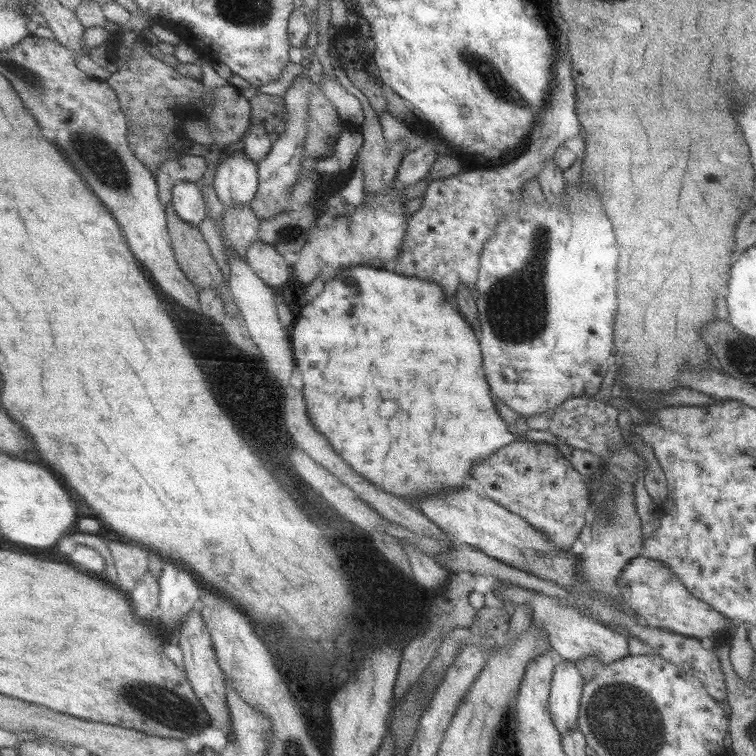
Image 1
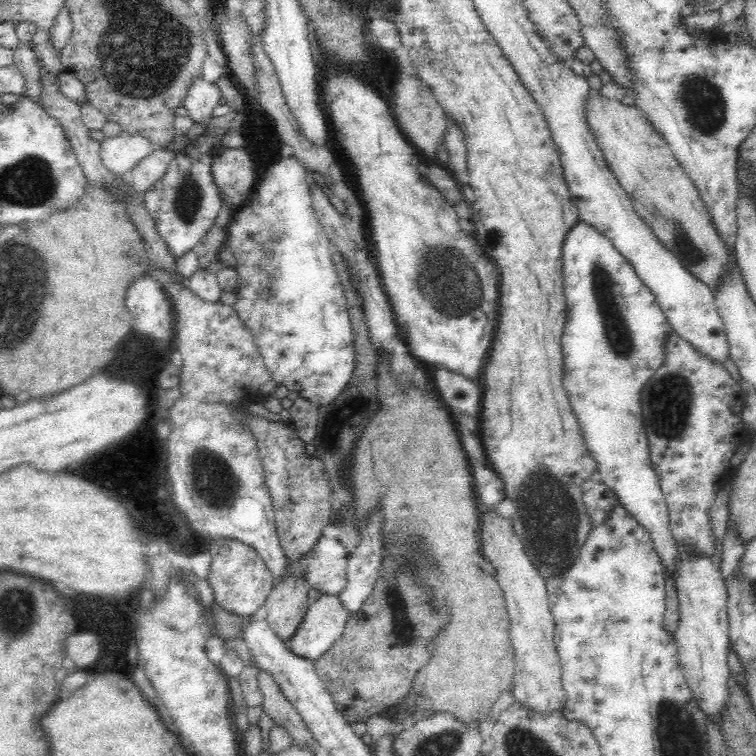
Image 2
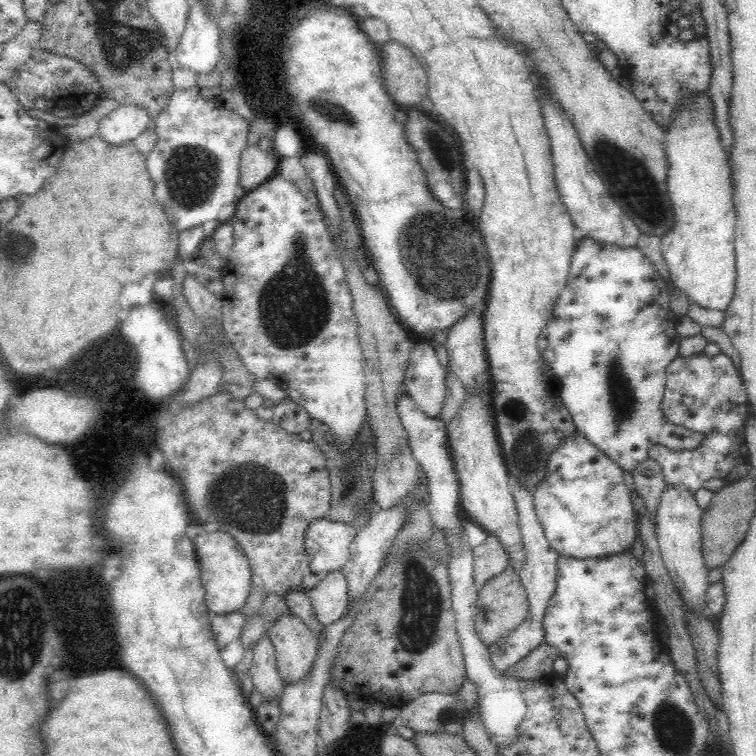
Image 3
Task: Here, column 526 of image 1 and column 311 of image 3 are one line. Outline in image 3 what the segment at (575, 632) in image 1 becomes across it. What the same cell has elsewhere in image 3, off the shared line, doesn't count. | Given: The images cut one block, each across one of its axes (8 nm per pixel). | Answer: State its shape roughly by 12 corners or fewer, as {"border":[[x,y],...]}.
{"border":[[342,570],[319,578],[306,593],[324,627],[348,610],[348,583]]}

